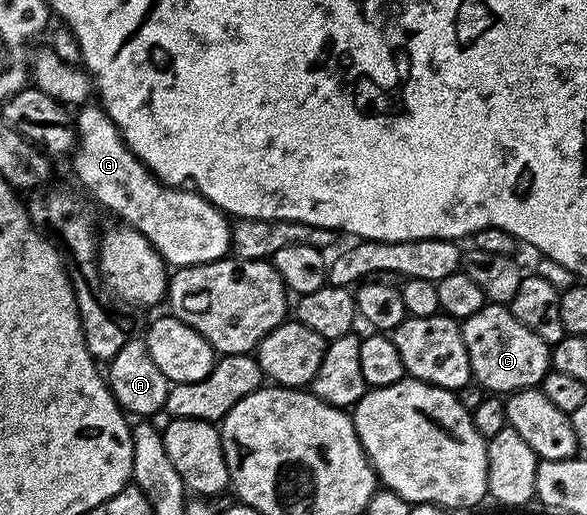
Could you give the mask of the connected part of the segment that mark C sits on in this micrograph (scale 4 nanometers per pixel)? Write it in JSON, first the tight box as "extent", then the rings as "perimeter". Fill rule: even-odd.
{"extent":[460,303,550,393],"perimeter":[[[488,303],[474,317],[460,324],[466,341],[466,353],[470,357],[470,369],[475,382],[488,393],[511,393],[539,388],[544,375],[550,370],[549,344],[530,333],[507,306]]]}

